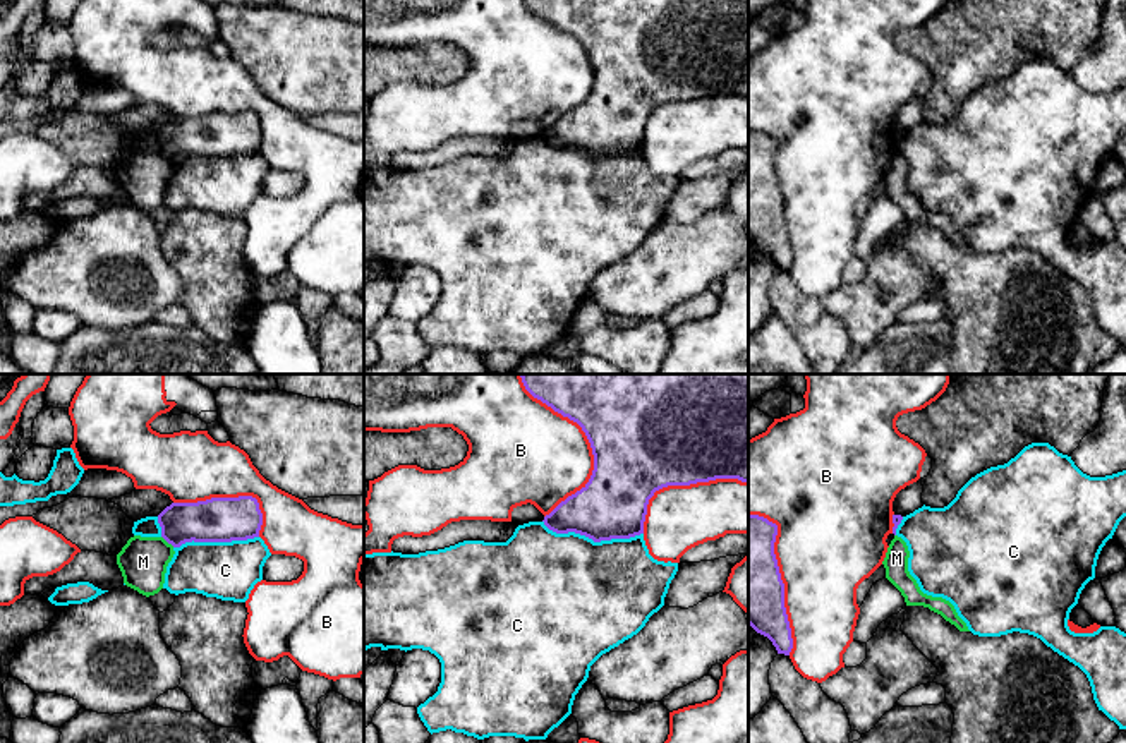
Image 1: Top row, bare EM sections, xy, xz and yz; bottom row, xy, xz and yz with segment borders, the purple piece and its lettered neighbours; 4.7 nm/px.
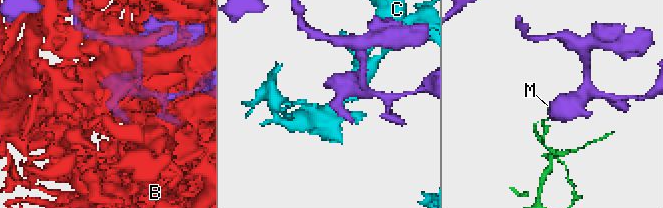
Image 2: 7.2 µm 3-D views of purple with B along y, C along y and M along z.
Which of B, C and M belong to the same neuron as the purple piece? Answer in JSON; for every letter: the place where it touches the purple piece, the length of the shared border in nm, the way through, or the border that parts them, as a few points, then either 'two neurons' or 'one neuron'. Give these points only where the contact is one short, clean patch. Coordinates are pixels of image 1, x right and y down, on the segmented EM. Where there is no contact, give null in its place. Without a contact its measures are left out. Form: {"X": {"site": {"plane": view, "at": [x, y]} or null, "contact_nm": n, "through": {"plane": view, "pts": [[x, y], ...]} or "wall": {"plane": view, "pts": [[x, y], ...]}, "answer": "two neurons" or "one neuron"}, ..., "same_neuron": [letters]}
{"B": {"site": {"plane": "xz", "at": [589, 441]}, "contact_nm": 700, "answer": "two neurons"}, "C": {"site": {"plane": "xz", "at": [593, 539]}, "contact_nm": 480, "answer": "two neurons"}, "M": {"site": {"plane": "xy", "at": [169, 543]}, "contact_nm": 80, "wall": {"plane": "xy", "pts": [[162, 536], [174, 546]]}, "answer": "two neurons"}, "same_neuron": []}

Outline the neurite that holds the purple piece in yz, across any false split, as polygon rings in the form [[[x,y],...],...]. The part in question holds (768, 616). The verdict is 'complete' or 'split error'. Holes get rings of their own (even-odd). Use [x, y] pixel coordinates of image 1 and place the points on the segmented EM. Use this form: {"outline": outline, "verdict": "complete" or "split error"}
{"outline": [[[748,515],[748,625],[767,637],[778,654],[790,655],[791,628],[784,607],[774,542],[778,525],[759,515]]], "verdict": "complete"}

